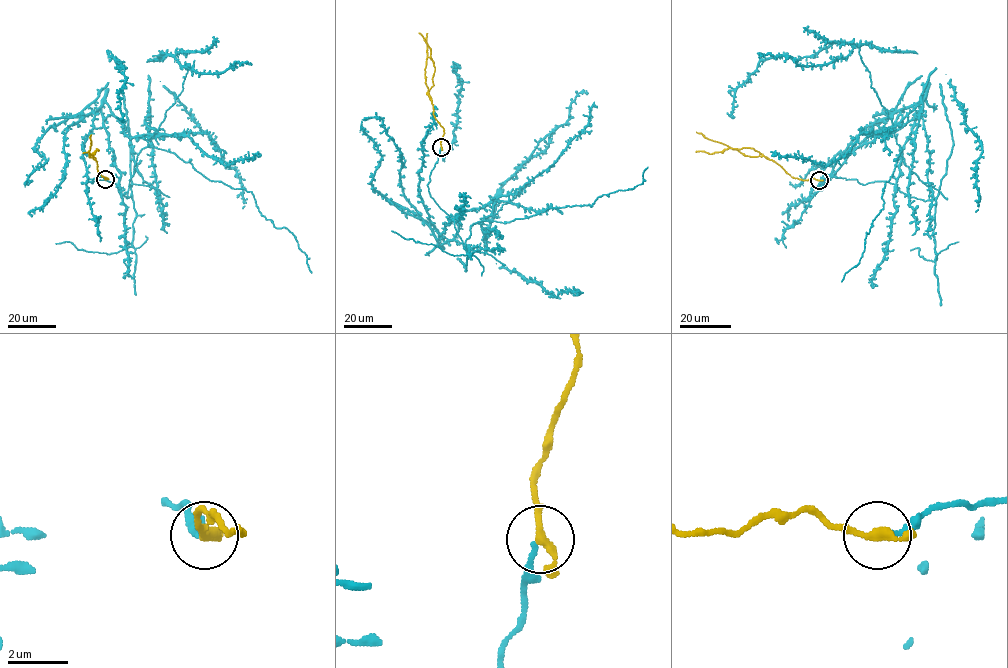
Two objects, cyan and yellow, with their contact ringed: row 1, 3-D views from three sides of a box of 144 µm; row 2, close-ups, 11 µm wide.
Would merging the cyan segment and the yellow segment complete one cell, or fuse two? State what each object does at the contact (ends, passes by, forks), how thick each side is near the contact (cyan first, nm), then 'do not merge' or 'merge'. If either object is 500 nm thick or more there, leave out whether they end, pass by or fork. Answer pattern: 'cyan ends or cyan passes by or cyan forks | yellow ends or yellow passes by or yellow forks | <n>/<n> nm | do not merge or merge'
cyan ends | yellow passes by | 160/260 nm | merge

